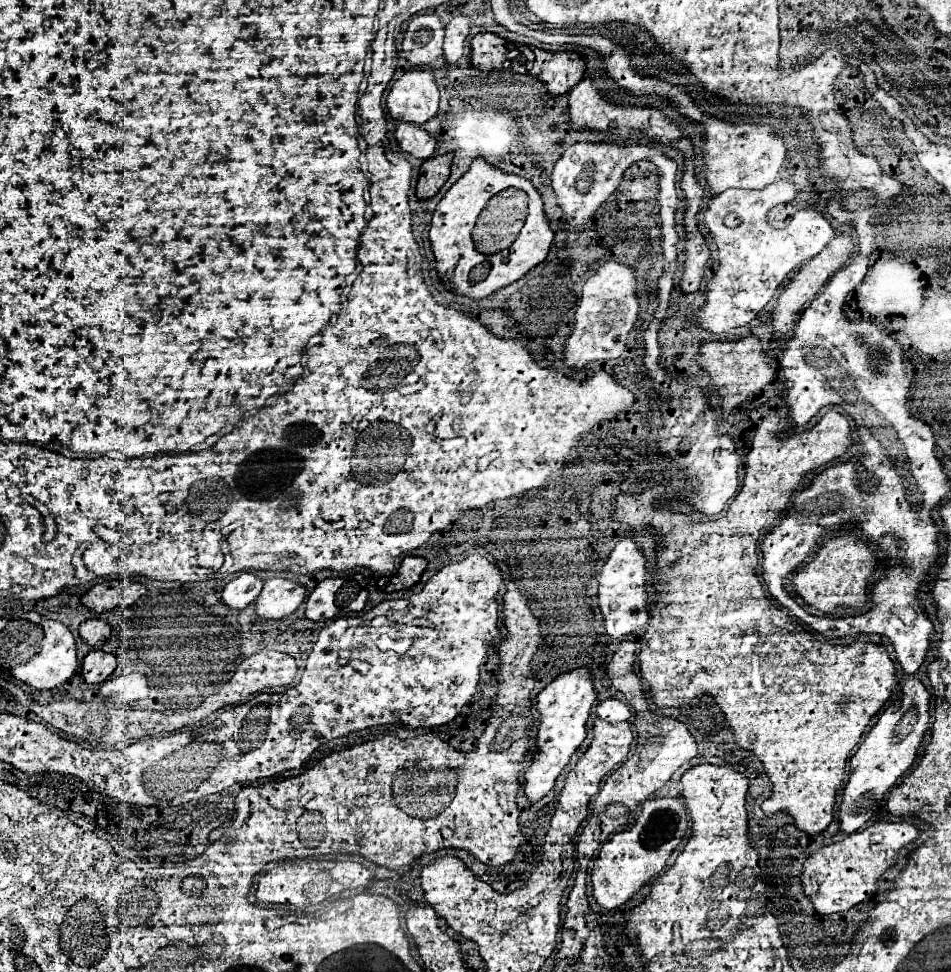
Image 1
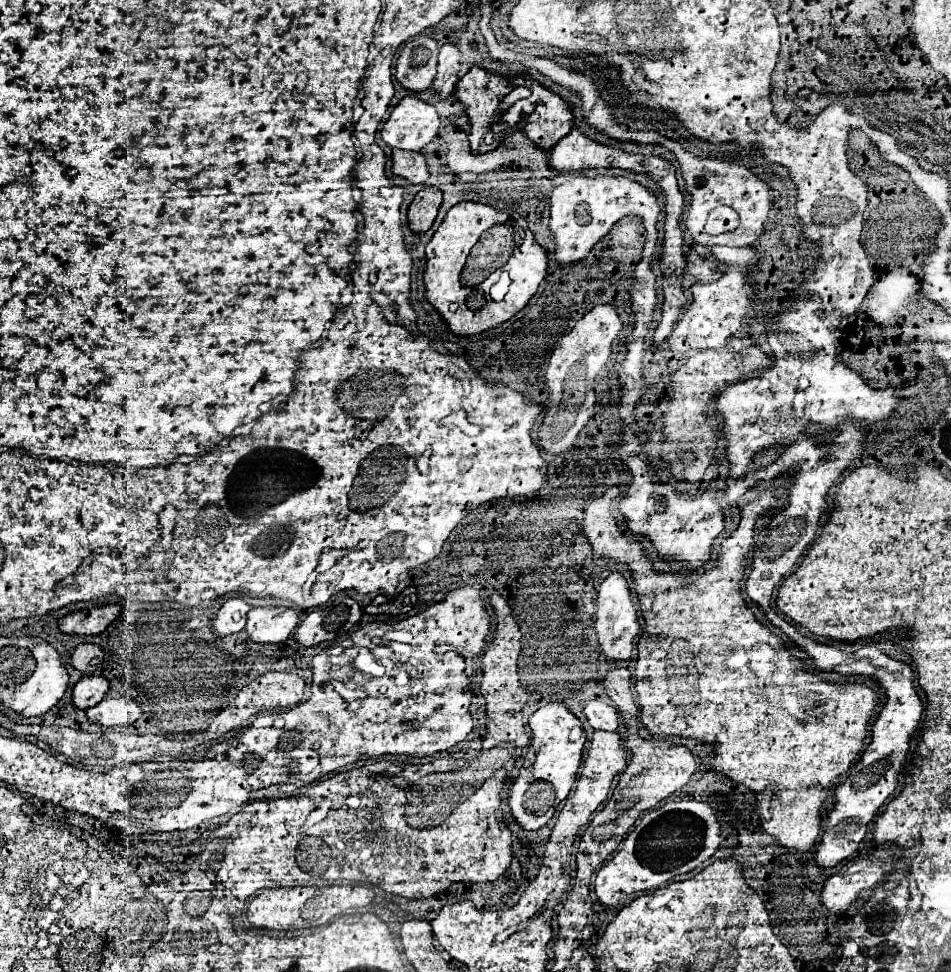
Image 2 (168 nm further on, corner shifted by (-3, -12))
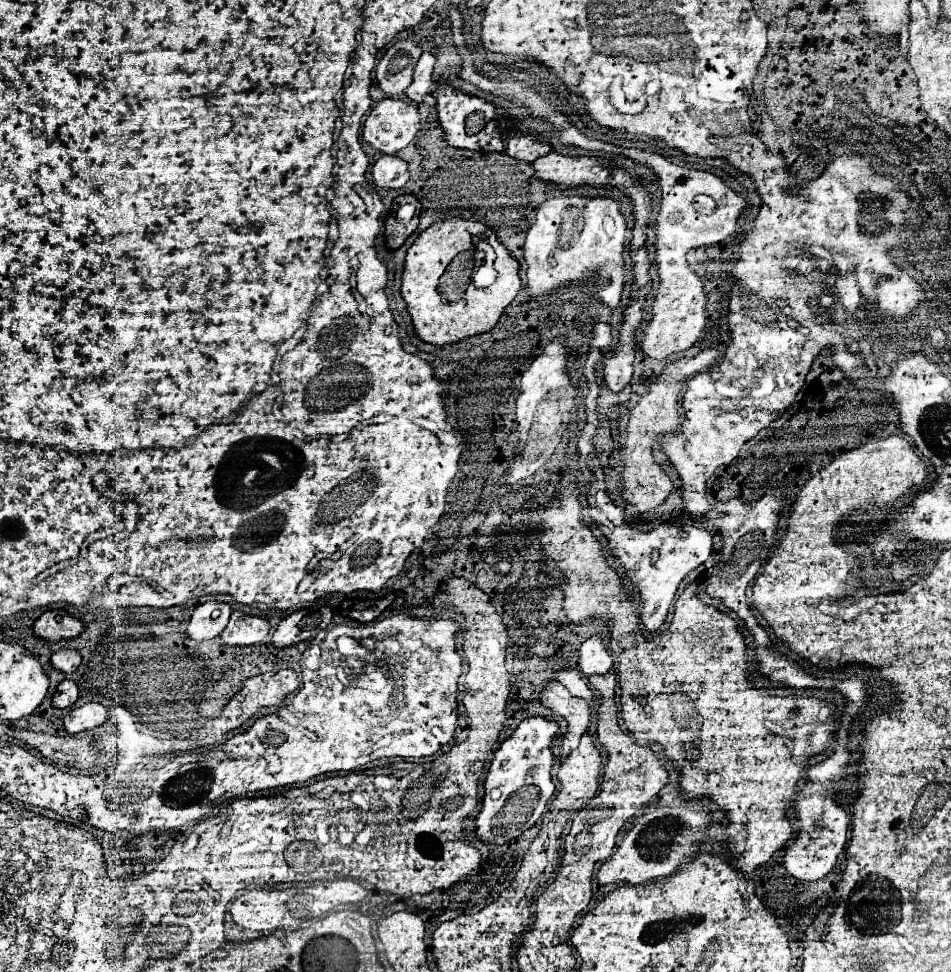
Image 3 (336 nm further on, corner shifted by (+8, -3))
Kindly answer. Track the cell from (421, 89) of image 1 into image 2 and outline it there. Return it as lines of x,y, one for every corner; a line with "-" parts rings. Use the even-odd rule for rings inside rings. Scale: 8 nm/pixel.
405,97
391,111
389,119
381,129
381,139
389,147
403,151
421,151
439,129
439,115
433,105
417,99

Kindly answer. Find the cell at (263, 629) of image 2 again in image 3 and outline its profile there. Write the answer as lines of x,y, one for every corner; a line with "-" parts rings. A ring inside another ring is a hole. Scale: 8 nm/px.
234,610
220,638
224,646
250,646
250,644
260,644
262,640
266,640
270,630
272,630
270,618
250,616
250,614
240,616
240,612

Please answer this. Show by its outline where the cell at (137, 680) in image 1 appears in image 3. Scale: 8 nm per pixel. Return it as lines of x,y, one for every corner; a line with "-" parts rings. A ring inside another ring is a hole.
88,702
80,708
72,708
64,716
64,728
68,730
68,734
78,734
78,732
92,730
92,728
104,724
108,718
110,718
110,712
106,706
102,706
98,702

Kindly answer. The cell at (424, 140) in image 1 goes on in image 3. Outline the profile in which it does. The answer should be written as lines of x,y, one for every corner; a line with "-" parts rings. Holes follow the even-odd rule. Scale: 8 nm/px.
382,154
372,168
372,184
376,188
402,188
410,180
406,160
396,154

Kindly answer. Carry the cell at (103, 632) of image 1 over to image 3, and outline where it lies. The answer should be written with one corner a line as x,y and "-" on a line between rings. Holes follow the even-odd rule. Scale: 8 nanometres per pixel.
58,650
52,654
50,662
54,668
62,670
64,674
72,674
80,666
82,656
78,654
78,650

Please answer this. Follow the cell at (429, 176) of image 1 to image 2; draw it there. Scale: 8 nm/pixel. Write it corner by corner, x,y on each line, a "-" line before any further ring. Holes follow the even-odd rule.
423,187
407,209
407,221
413,233
425,233
431,229
439,205
443,201
443,193
435,187

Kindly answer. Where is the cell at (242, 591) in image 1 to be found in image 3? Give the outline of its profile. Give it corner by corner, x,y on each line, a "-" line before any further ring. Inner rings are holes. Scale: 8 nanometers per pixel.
214,600
204,602
194,608
190,616
190,624
186,626
186,634
198,642
210,640
226,628
230,612
232,608
226,602
214,602

